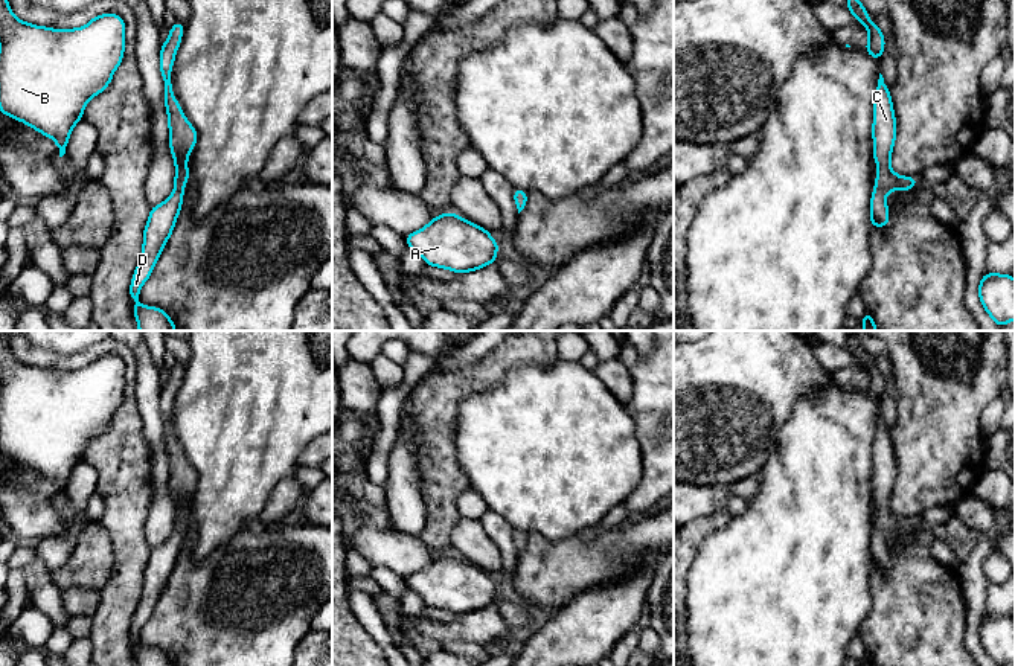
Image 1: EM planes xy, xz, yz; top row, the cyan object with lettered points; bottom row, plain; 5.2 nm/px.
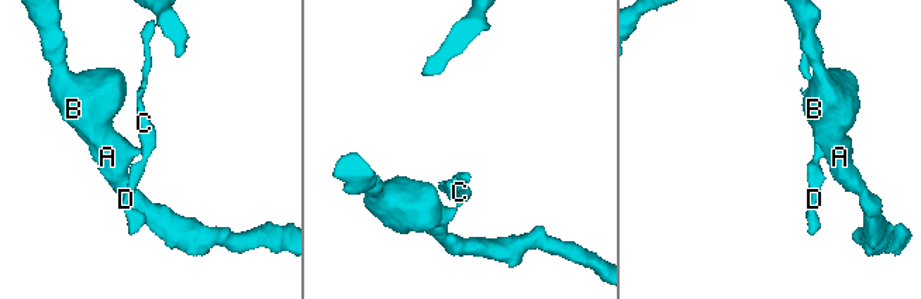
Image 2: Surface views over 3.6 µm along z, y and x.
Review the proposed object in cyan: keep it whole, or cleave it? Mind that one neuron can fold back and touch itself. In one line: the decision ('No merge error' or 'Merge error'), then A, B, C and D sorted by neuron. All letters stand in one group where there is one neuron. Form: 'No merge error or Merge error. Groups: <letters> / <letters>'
No merge error. Groups: A B C D

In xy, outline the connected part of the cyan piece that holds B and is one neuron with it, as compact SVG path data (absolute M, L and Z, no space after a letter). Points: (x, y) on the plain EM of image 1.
M0 331L0 454L55 482L66 495L72 469L84 448L102 434L123 401L125 363L117 355L96 357L87 367L58 372L18 361Z

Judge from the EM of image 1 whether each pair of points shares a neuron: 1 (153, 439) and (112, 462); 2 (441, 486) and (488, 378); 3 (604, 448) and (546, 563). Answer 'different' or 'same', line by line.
1: different
2: same
3: different

